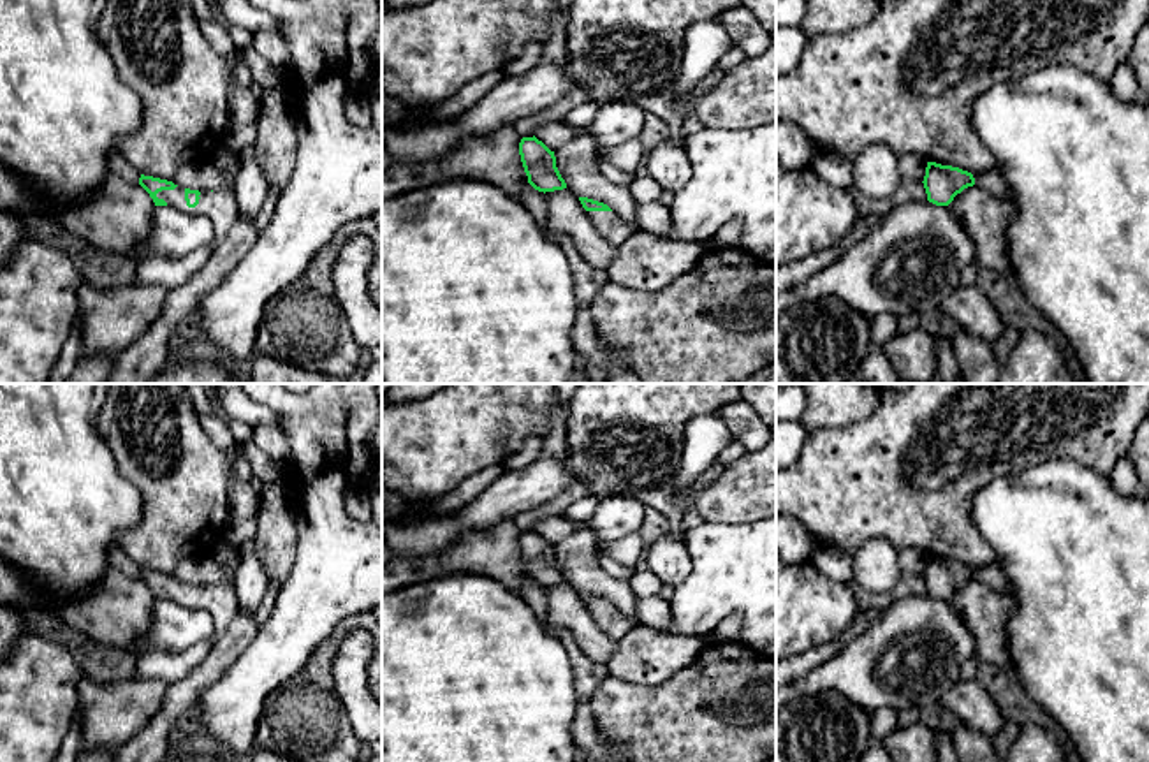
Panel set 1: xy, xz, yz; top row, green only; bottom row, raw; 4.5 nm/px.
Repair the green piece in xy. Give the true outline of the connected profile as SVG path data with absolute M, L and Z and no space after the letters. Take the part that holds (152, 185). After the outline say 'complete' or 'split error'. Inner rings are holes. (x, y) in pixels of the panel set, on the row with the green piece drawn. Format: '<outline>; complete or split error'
M141 174L139 185L150 194L155 206L174 206L192 215L206 215L213 223L213 243L218 245L236 218L239 206L234 188L218 192L199 192L181 188L172 181Z; split error

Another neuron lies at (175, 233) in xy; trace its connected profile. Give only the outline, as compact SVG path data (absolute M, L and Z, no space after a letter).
M155 206L150 238L134 250L130 260L148 257L183 257L213 241L213 223L206 215L192 215L174 206Z

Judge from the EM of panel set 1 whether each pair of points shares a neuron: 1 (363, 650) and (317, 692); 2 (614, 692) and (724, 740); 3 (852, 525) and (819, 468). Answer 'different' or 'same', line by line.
1: different
2: same
3: same

